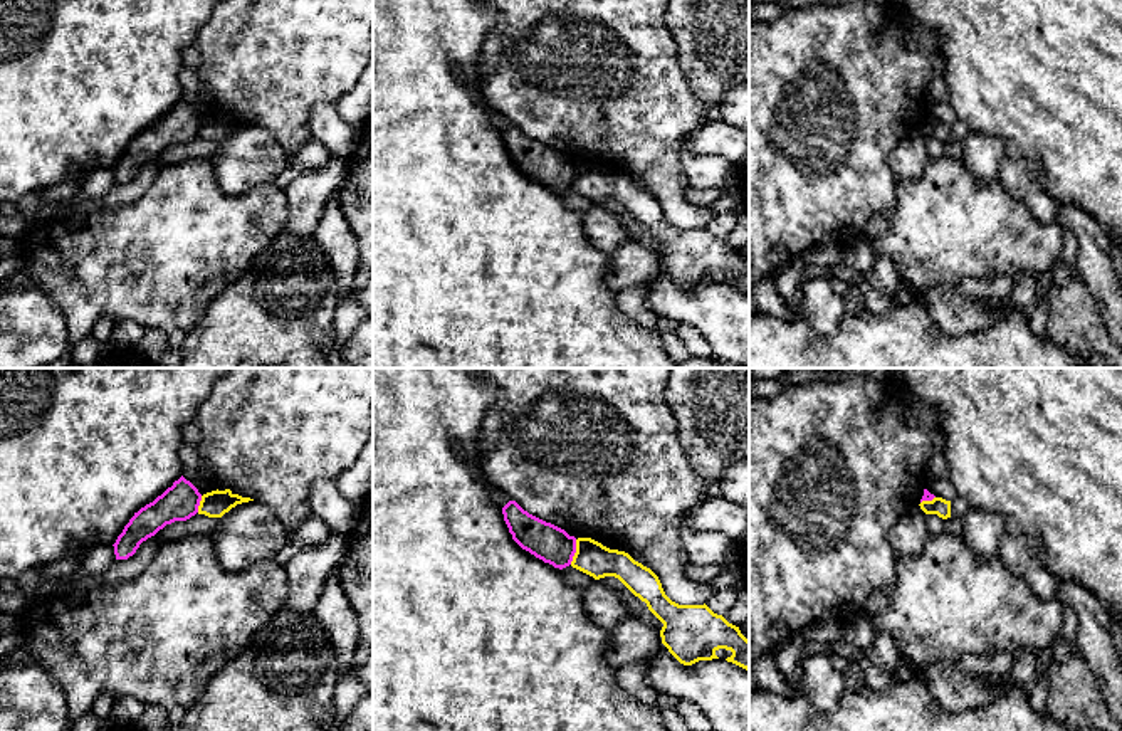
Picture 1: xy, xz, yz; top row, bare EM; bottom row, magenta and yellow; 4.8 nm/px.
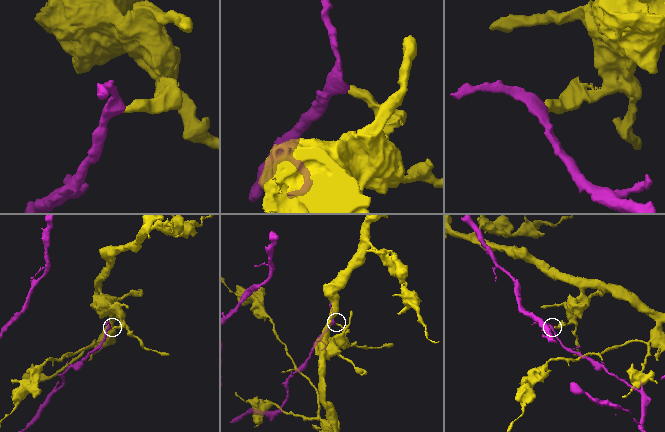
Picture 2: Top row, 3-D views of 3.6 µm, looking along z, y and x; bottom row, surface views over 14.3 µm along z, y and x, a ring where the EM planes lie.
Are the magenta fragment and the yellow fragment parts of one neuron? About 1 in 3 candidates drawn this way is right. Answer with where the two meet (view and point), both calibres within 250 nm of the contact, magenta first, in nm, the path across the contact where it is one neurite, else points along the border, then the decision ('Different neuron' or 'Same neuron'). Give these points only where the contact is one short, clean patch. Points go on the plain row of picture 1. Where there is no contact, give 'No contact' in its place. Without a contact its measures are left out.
Touches magenta at xz (575, 175). Thickness 180 nm (magenta) against 160 nm. Boundary: xz (576, 163), (576, 173), (570, 187). Different neuron

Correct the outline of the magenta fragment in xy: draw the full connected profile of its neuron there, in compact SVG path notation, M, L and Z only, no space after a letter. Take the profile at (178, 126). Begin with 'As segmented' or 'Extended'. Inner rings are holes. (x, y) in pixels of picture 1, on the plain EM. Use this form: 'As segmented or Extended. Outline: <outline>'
As segmented. Outline: M181 99L153 126L134 136L113 168L116 183L133 180L143 165L155 160L166 148L195 139L200 124L202 118L198 113Z

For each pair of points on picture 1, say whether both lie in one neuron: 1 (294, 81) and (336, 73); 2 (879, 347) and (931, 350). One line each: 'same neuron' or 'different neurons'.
1: same neuron
2: same neuron

